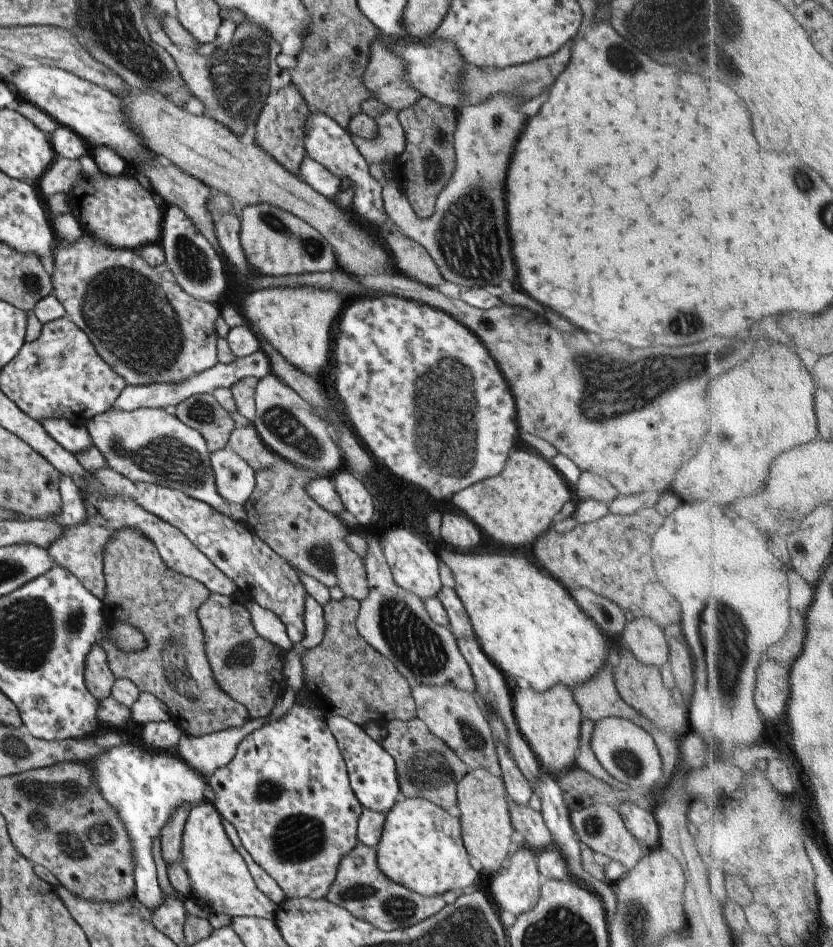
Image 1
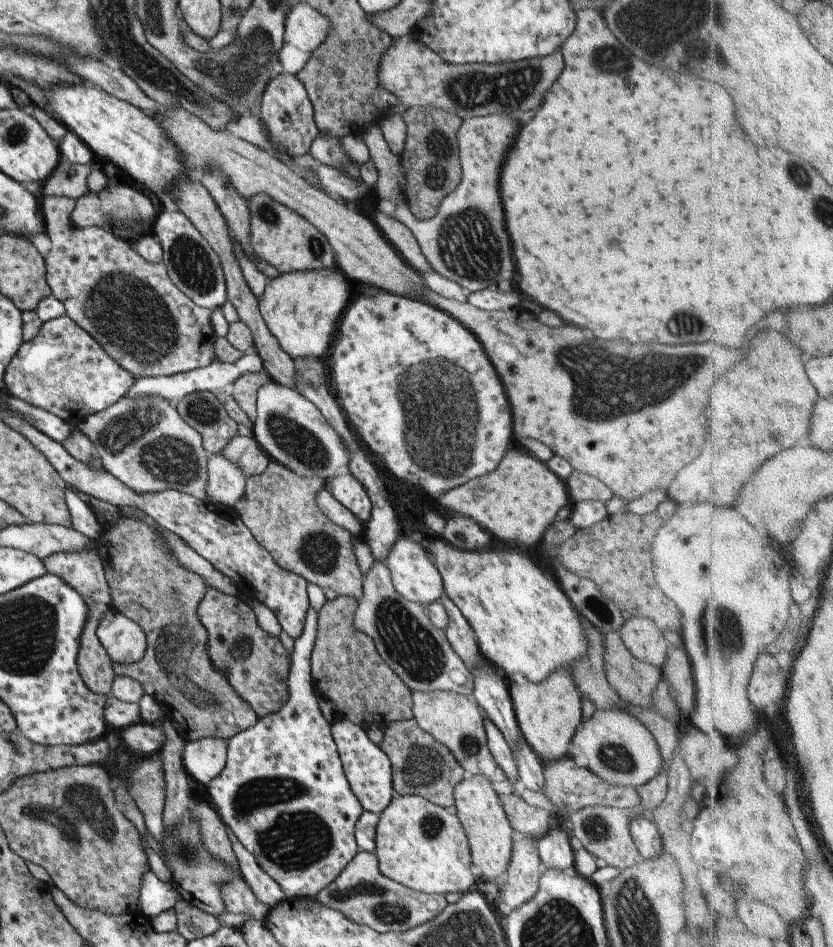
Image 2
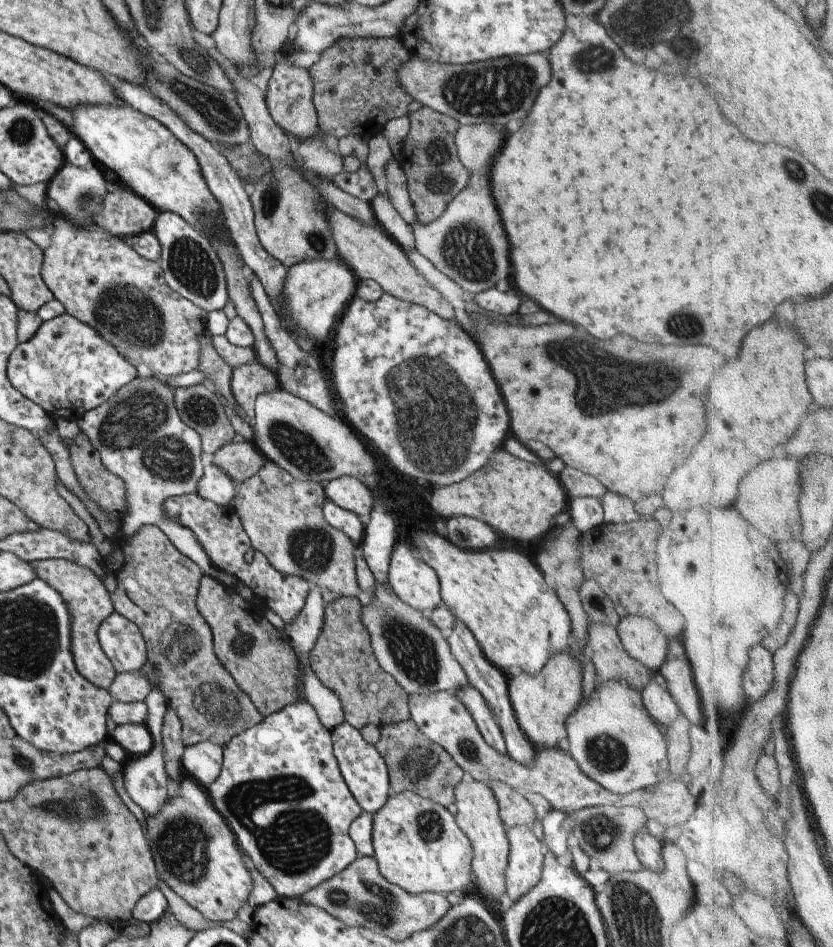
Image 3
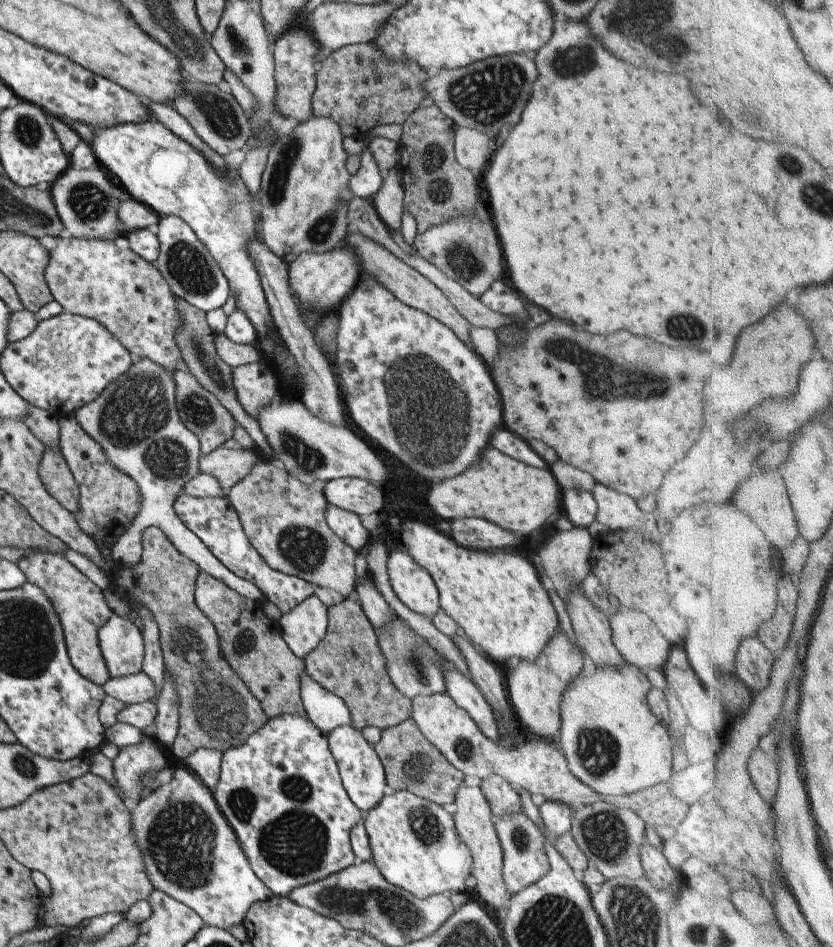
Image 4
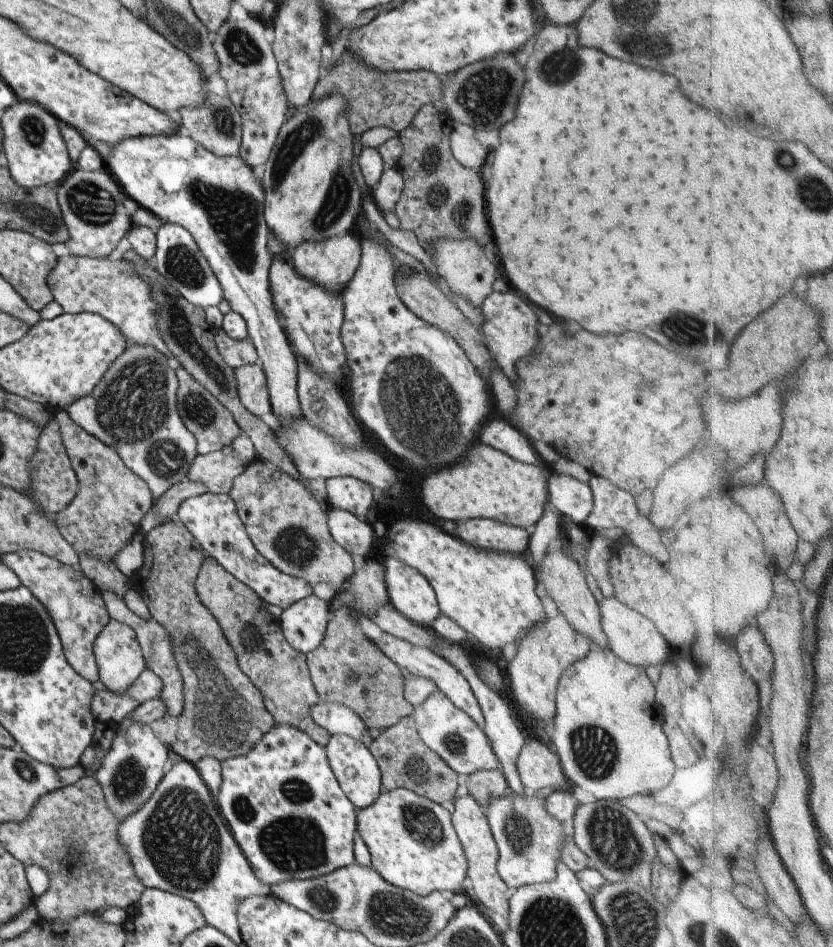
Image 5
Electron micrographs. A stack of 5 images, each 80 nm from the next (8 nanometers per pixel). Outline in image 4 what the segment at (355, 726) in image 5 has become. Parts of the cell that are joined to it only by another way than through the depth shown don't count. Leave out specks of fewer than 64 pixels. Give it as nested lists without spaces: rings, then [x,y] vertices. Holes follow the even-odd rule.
[[[305,666],[300,686],[306,716],[315,728],[328,734],[337,727],[351,726],[352,716],[343,700],[325,690],[307,675]]]

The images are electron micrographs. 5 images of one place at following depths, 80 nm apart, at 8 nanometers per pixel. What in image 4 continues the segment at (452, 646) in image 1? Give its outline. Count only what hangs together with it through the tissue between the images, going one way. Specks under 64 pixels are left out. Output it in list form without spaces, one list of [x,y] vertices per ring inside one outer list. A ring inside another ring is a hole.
[[[396,616],[396,620],[381,629],[383,640],[378,640],[378,647],[387,660],[387,672],[398,692],[409,700],[444,692],[441,665],[449,665],[405,623]]]

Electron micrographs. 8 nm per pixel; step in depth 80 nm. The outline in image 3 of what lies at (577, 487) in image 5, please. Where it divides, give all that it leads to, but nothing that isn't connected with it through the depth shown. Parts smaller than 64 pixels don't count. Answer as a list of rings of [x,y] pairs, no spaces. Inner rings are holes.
[[[595,497],[567,498],[566,512],[570,516],[569,524],[581,533],[599,527],[603,523],[602,508],[599,499]]]

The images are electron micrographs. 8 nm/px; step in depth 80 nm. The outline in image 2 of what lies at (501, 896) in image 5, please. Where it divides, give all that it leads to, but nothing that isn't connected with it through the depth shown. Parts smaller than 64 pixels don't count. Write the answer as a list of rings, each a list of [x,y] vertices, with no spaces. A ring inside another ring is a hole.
[[[471,775],[468,780],[461,779],[452,790],[456,817],[466,834],[470,863],[479,868],[481,880],[499,881],[504,878],[512,849],[511,831],[504,815],[497,793],[483,775]]]

